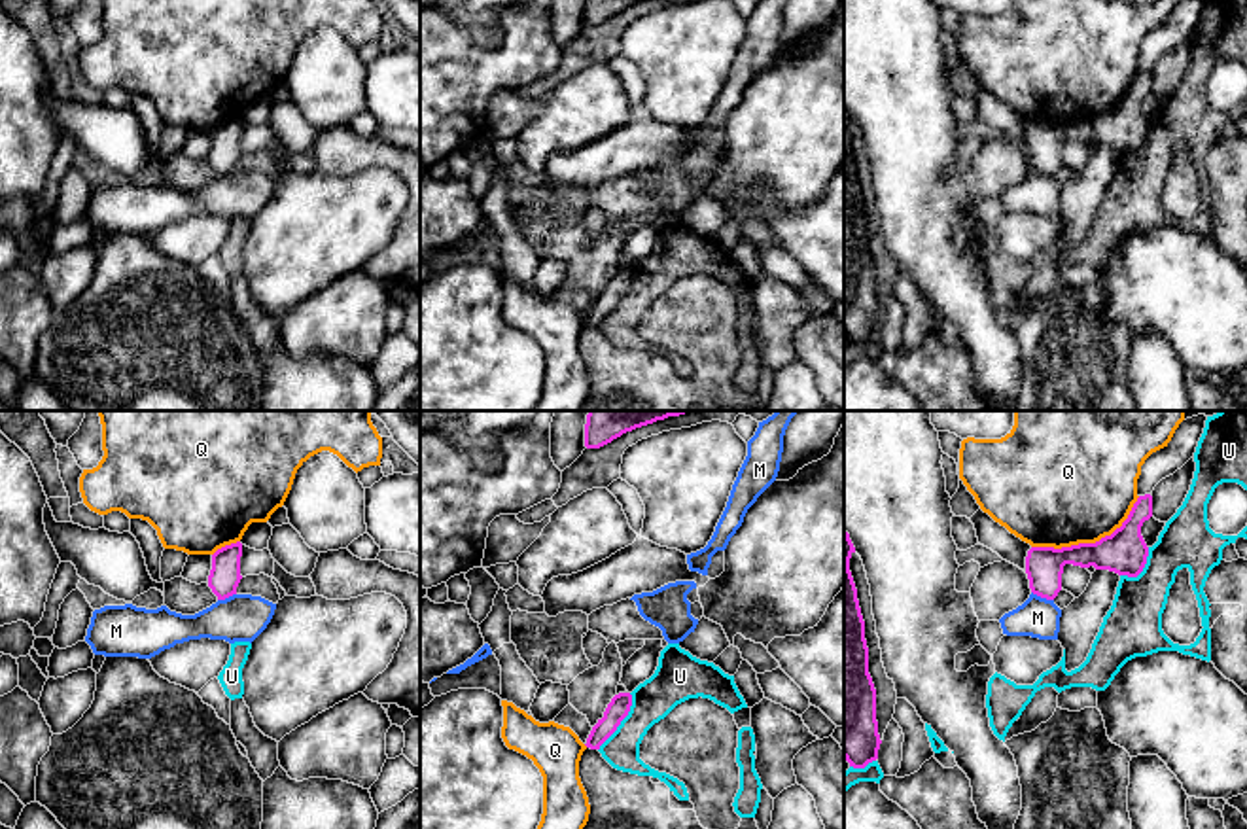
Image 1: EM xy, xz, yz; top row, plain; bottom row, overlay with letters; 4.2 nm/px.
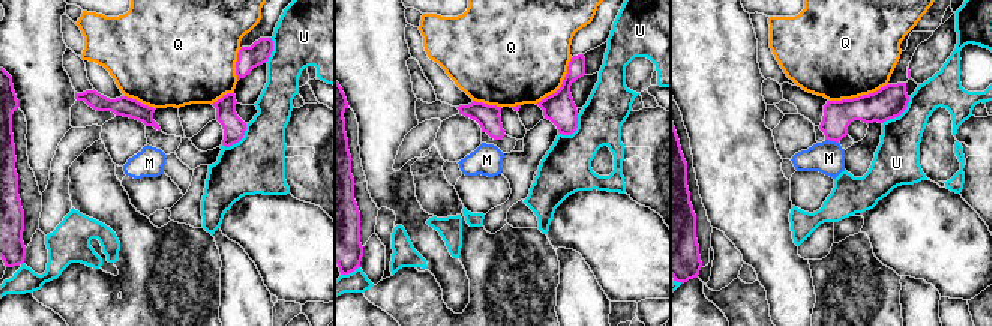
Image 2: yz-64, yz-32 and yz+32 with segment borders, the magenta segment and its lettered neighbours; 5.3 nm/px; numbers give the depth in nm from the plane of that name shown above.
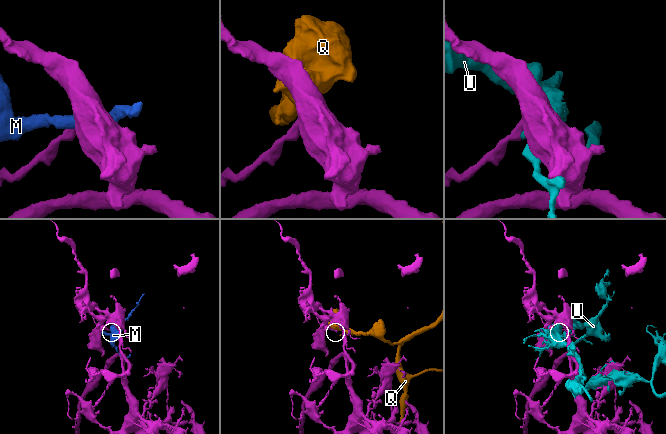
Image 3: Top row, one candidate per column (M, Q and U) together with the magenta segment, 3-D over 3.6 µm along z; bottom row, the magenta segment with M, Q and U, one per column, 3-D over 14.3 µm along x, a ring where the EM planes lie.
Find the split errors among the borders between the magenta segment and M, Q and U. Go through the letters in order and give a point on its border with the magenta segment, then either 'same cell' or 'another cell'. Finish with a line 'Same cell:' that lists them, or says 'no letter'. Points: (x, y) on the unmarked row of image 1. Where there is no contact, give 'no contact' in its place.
M: yz (1043, 173) | another cell
Q: yz (1090, 120) | another cell
U: xz (621, 296) | another cell
Same cell: no letter

